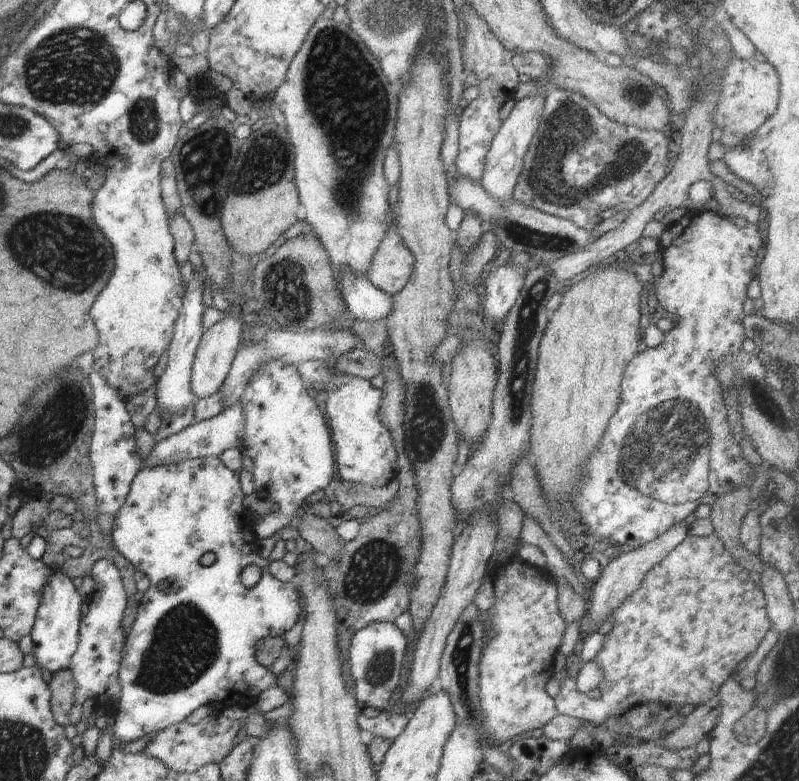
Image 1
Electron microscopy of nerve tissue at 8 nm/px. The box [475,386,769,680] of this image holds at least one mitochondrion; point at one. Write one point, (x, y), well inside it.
(686, 430)

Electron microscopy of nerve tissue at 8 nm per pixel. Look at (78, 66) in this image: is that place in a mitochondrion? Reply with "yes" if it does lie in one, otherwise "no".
yes

